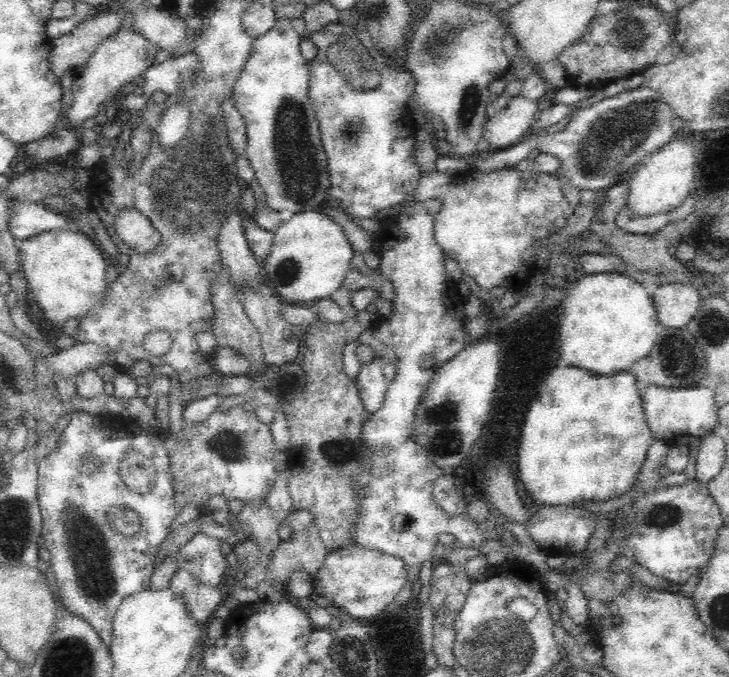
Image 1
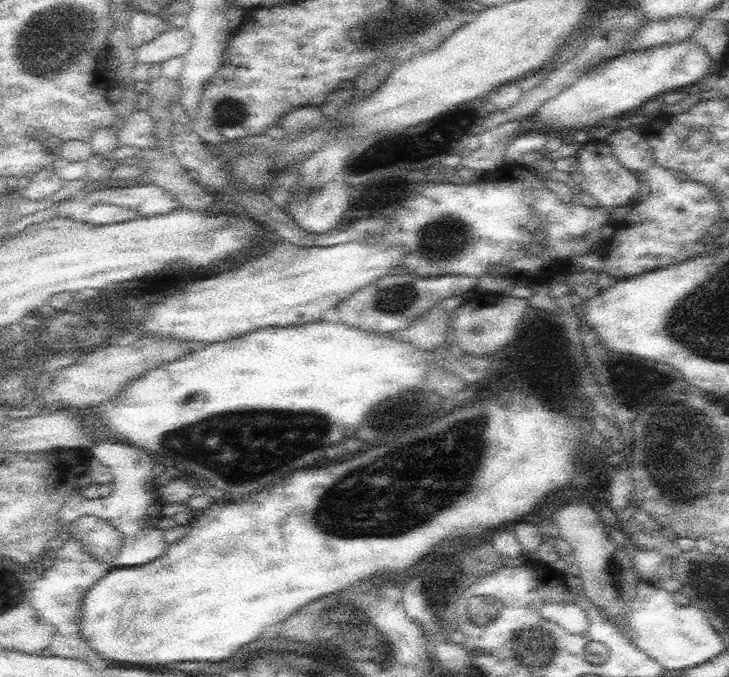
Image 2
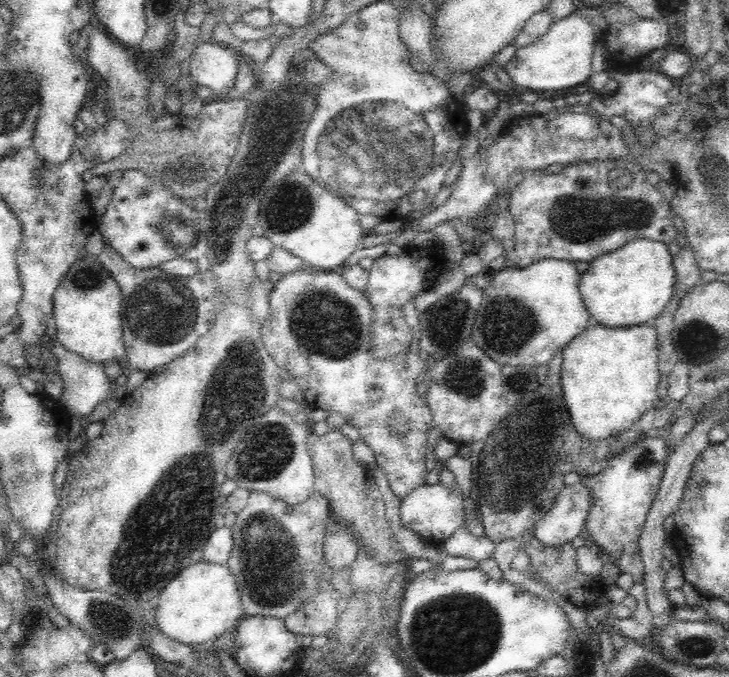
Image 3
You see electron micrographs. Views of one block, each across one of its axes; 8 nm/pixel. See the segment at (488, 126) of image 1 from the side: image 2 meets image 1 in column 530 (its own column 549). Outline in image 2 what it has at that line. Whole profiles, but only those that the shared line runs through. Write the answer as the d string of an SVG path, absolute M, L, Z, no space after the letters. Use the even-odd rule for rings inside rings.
M690 39L678 44L662 44L646 48L640 52L626 52L610 60L608 64L602 64L600 68L588 71L570 88L566 88L564 92L542 104L534 117L545 124L543 129L554 130L560 134L566 134L572 128L586 130L600 126L652 100L658 94L676 88L686 88L698 82L700 78L705 78L710 72L710 62L711 58L706 48Z

